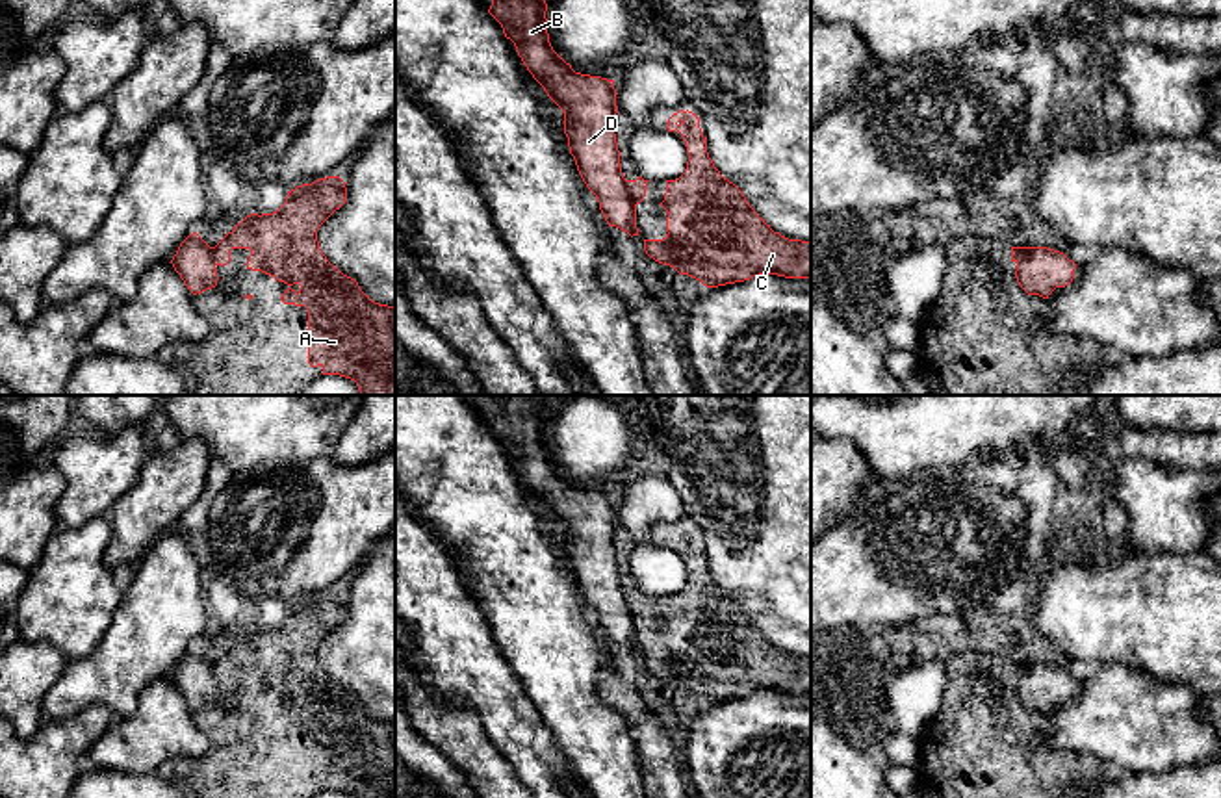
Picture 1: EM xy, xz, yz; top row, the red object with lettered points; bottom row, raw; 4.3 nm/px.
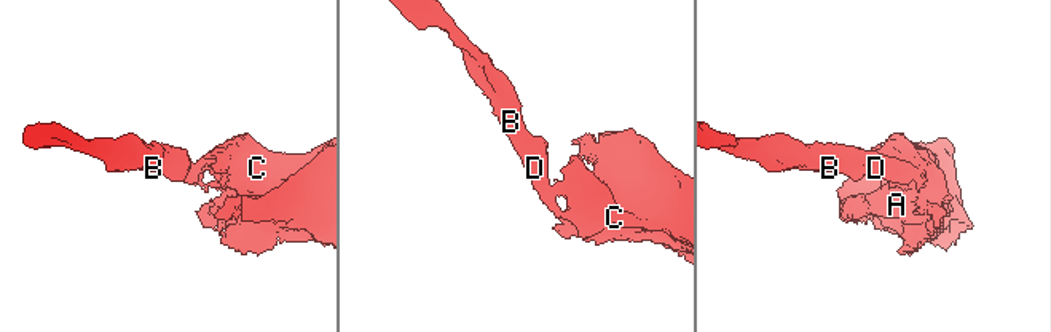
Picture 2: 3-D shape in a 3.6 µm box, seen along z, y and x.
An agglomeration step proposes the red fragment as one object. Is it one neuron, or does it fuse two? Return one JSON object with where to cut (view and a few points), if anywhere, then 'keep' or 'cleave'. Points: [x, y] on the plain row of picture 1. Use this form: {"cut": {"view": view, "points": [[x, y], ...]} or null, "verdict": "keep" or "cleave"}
{"cut": {"view": "xz", "points": [[624, 596], [635, 620]]}, "verdict": "cleave"}

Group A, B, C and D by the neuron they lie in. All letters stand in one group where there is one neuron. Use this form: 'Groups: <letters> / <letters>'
Groups: A C / B D

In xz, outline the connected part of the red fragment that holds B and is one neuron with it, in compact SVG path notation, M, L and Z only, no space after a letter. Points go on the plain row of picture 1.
M488 395L488 429L501 440L527 486L564 527L570 570L598 612L609 642L638 651L636 620L625 601L614 549L614 496L581 490L551 462L540 395Z

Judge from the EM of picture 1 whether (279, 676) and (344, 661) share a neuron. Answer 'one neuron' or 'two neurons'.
two neurons

